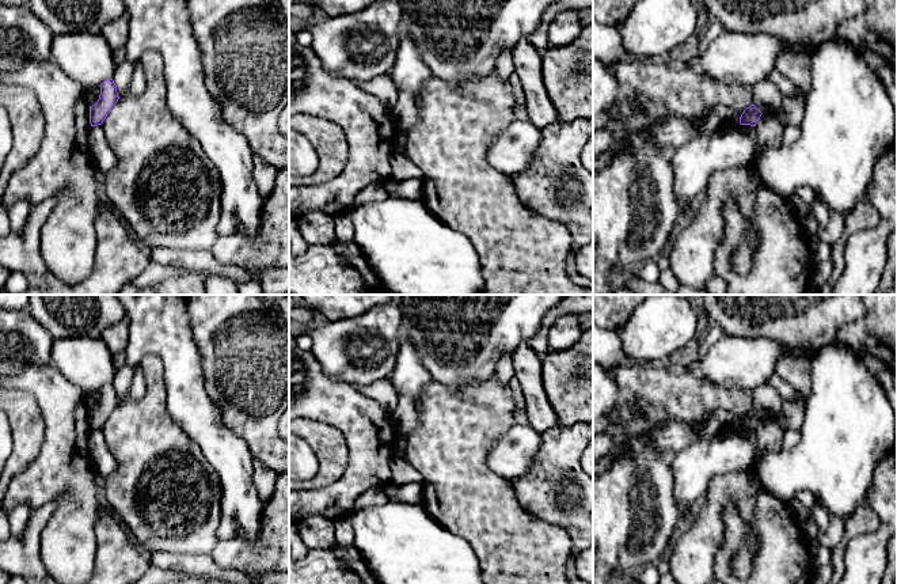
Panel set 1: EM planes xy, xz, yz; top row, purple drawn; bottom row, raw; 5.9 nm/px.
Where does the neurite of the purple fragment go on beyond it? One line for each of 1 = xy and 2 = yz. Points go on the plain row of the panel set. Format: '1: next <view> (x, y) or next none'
1: next none
2: next none

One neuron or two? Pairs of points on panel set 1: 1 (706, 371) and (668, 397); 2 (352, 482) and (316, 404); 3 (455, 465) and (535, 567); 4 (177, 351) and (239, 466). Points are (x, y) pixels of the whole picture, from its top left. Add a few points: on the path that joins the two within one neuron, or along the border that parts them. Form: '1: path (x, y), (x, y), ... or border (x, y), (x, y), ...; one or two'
1: border (687, 371), (713, 385), (728, 389); two
2: path (357, 461), (357, 435), (338, 416); one
3: path (466, 490), (509, 541); one
4: path (183, 379), (187, 404), (213, 438); one

